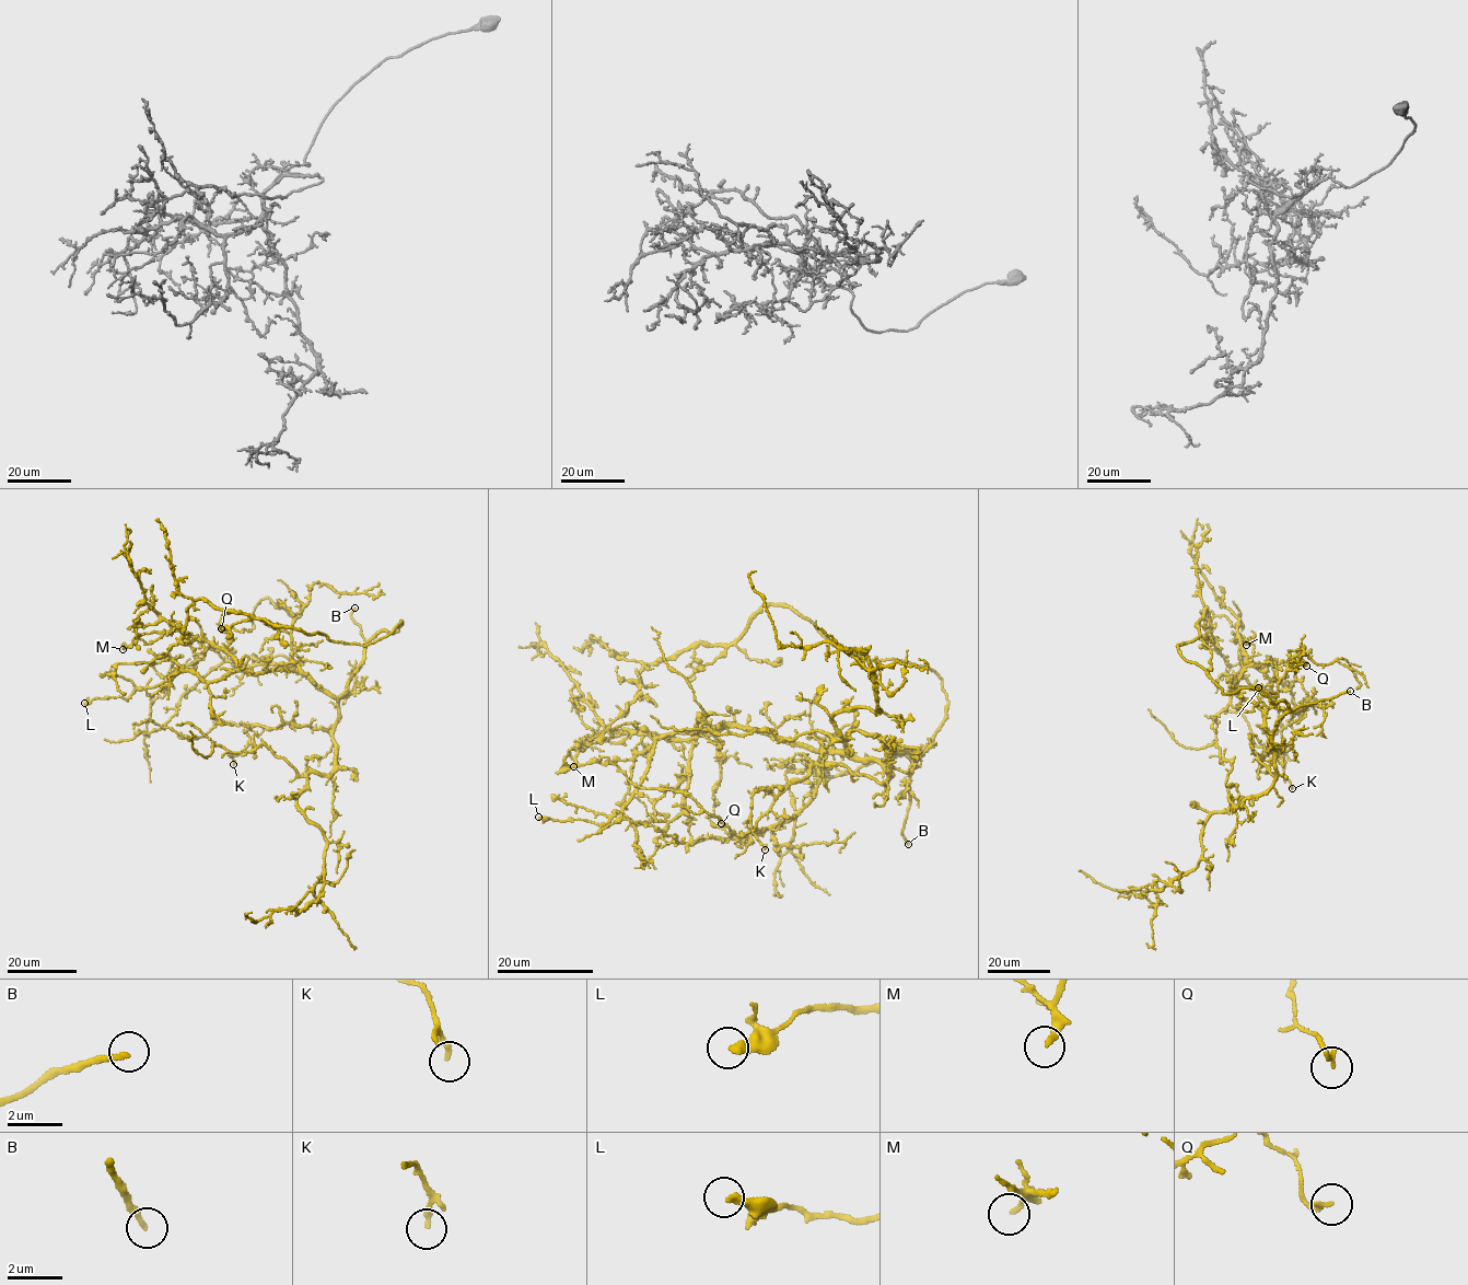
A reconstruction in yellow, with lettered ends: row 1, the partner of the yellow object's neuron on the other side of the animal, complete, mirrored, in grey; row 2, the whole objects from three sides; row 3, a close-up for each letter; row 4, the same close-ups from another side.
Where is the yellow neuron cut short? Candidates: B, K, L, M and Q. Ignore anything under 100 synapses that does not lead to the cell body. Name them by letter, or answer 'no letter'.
B

